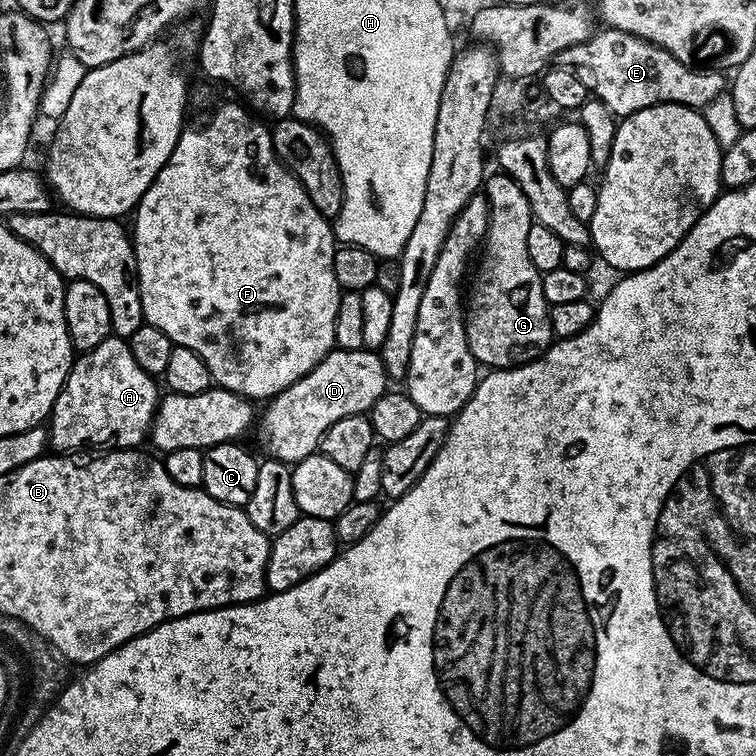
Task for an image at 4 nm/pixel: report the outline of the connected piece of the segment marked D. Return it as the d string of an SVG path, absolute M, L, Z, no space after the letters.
M365 347L358 350L336 348L320 360L314 370L298 378L298 382L286 386L286 390L263 405L264 413L258 416L263 455L295 466L299 460L319 449L322 434L326 434L326 430L330 430L338 418L371 413L374 402L382 398L389 384L379 351L368 351Z

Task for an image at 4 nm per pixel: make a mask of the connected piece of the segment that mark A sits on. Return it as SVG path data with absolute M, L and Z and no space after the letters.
M110 335L94 350L81 352L72 361L66 382L47 421L48 443L57 453L72 454L75 448L136 450L150 436L152 419L160 402L157 381L130 354L123 336Z

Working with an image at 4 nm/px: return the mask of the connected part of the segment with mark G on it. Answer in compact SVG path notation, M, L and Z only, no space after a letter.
M499 170L493 172L493 176L491 173L482 185L482 195L488 202L488 229L482 241L484 257L480 260L480 277L472 293L466 296L464 329L470 354L474 354L477 365L484 367L485 364L488 370L503 370L534 362L552 347L554 337L550 305L543 296L543 275L534 262L530 262L530 249L526 247L526 234L530 234L530 226L534 222L532 207L526 194L522 194L522 186L518 186L512 176Z

